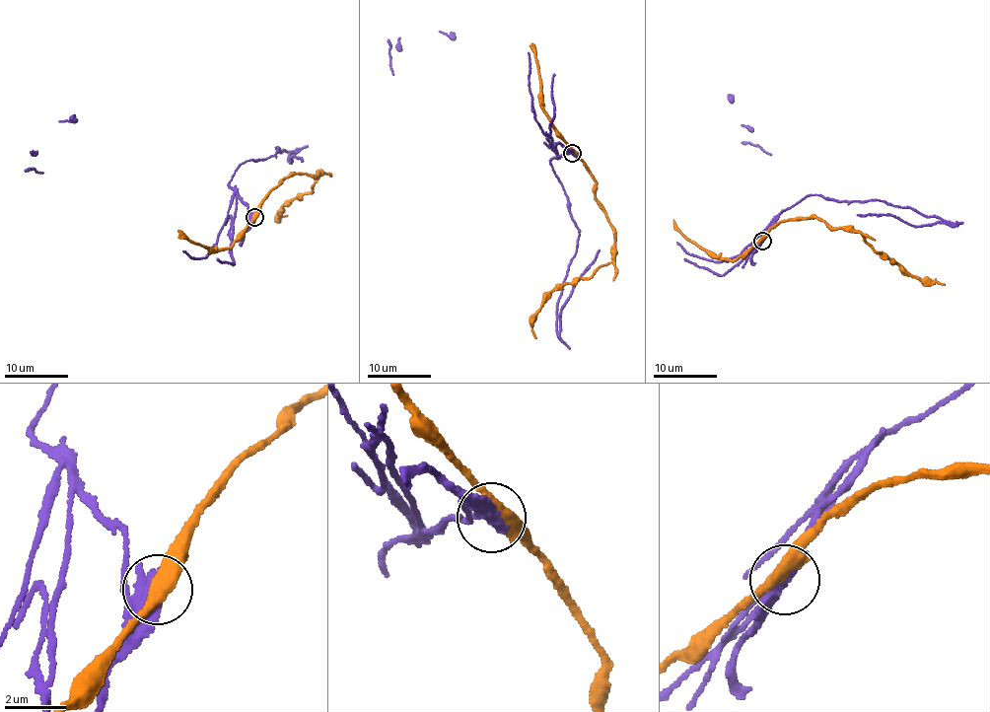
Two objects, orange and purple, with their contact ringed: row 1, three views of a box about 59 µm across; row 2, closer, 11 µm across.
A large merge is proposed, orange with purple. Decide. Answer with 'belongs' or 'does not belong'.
does not belong

